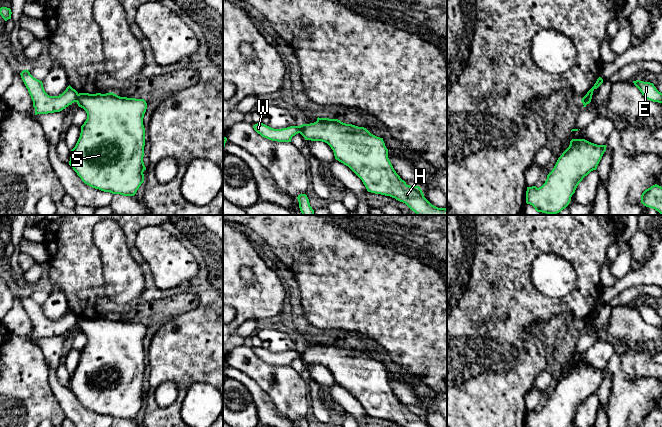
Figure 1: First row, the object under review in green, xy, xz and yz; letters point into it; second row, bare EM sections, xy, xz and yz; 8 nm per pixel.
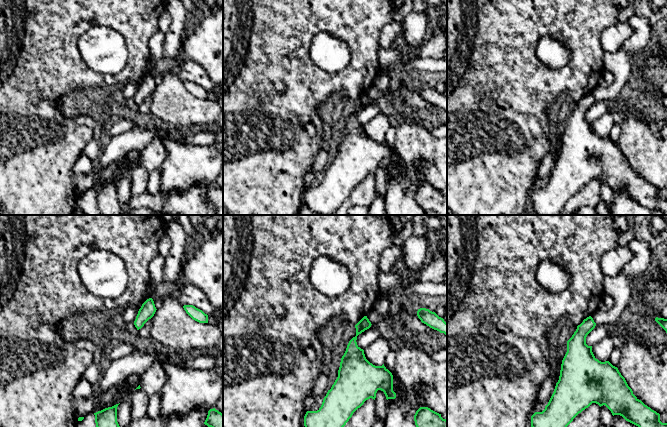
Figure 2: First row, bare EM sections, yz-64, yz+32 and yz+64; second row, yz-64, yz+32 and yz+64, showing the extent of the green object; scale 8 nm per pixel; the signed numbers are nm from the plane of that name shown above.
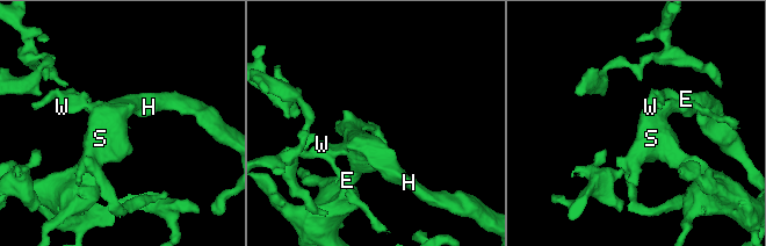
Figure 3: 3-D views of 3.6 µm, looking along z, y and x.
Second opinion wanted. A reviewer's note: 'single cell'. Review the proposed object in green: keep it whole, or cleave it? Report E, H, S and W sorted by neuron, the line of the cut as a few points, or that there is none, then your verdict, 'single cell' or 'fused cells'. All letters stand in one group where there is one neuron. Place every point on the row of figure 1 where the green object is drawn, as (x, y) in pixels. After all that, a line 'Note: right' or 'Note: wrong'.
groups E W / H S; cut yz (591, 95), (582, 99); fused cells
Note: wrong

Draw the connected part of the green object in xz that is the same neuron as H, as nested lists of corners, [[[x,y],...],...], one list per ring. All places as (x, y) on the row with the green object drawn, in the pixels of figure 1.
[[[317,118],[310,124],[302,124],[300,134],[305,140],[327,143],[335,159],[348,166],[363,182],[368,192],[390,196],[405,203],[417,215],[447,215],[446,208],[432,205],[419,186],[407,185],[394,170],[383,138],[371,134],[366,128],[346,124],[338,119]]]

